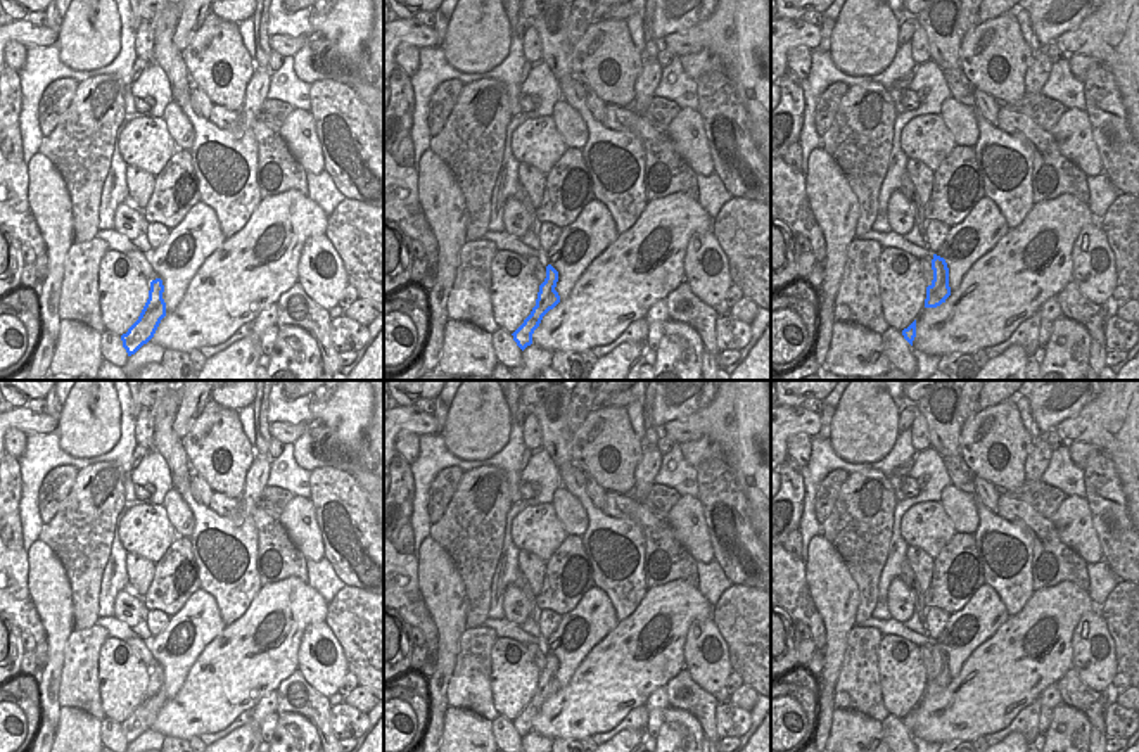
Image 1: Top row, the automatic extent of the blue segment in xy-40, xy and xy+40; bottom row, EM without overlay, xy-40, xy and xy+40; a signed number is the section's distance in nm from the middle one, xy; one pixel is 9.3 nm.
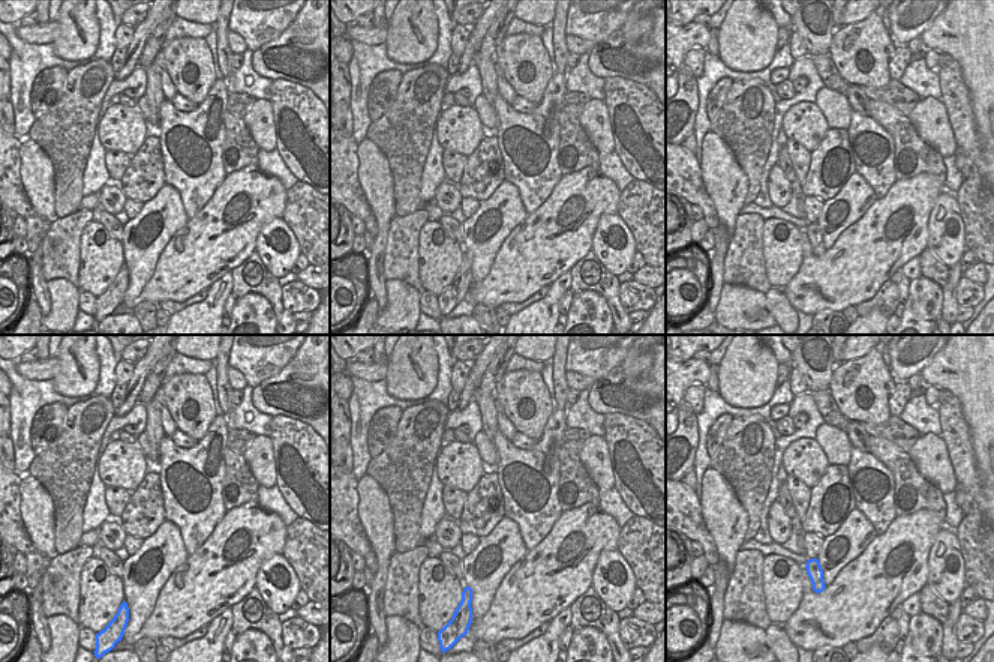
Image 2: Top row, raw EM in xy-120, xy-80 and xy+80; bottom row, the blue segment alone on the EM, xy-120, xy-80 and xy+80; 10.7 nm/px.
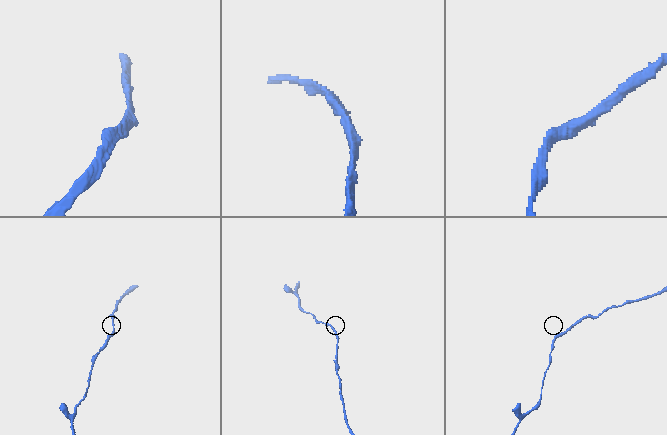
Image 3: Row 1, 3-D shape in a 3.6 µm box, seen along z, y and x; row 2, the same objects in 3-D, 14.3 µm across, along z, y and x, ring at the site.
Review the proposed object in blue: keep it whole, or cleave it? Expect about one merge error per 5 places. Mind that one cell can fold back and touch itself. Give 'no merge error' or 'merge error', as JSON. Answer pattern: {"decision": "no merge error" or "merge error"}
{"decision": "no merge error"}

